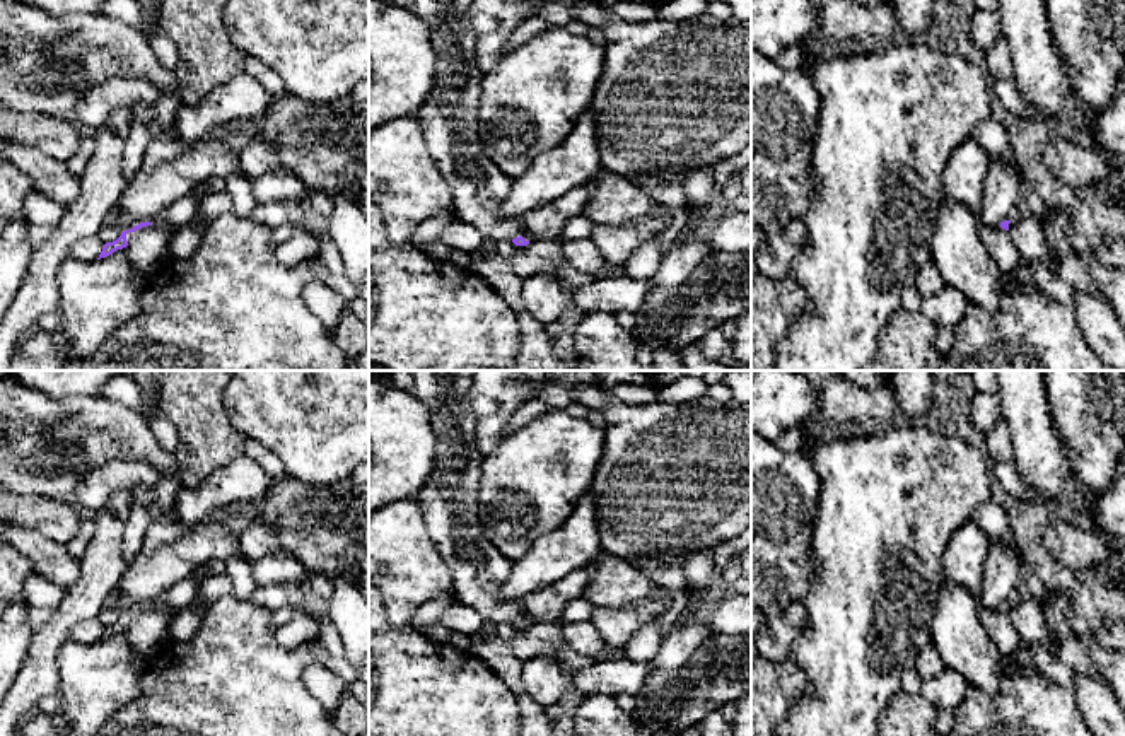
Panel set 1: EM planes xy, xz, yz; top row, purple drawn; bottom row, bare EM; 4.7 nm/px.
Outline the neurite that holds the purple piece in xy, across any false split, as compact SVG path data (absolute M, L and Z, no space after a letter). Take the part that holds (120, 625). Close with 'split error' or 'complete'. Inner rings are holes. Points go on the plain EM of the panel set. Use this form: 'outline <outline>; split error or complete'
outline M142 605L142 606L135 608L133 611L121 615L121 618L116 623L106 625L97 642L106 640L118 632L126 630L128 628L126 616L135 615L135 613L147 610L147 608L152 608L152 605Z; complete

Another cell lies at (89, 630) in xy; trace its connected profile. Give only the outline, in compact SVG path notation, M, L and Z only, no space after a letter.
M96 618L79 622L68 634L68 639L80 644L94 644L99 640L104 625Z

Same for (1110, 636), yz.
M1106 622L1096 630L1081 628L1081 637L1115 654L1125 654L1125 622Z

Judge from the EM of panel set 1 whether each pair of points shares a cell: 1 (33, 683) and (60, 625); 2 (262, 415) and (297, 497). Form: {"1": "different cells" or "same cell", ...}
{"1": "same cell", "2": "different cells"}

